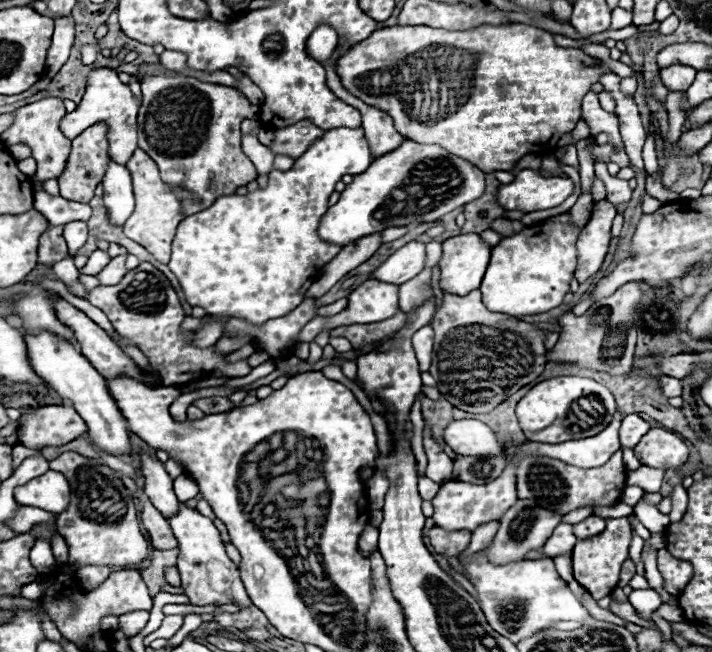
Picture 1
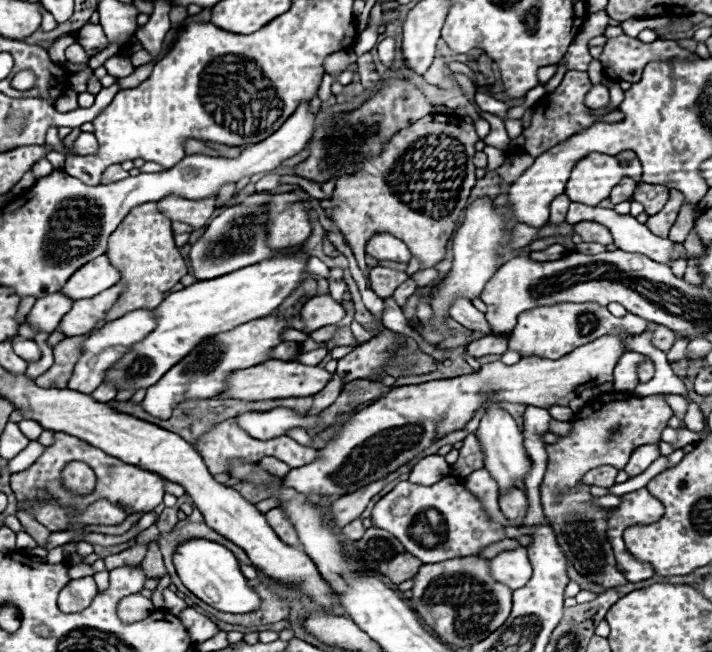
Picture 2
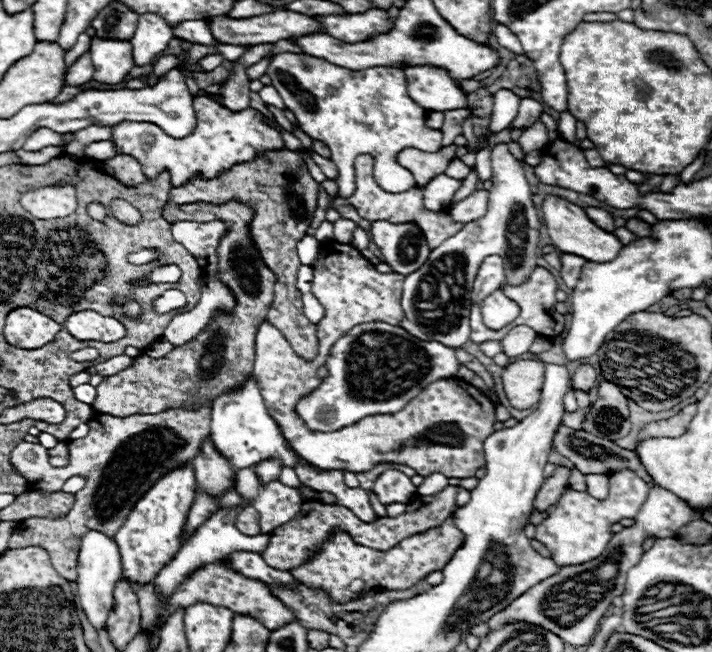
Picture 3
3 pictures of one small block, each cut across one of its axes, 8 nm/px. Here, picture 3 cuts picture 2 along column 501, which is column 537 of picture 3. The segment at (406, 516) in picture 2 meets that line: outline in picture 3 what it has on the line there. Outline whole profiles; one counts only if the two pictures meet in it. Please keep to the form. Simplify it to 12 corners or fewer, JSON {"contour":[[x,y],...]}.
{"contour":[[624,470],[606,500],[567,489],[536,524],[558,566],[598,558],[650,486]]}

